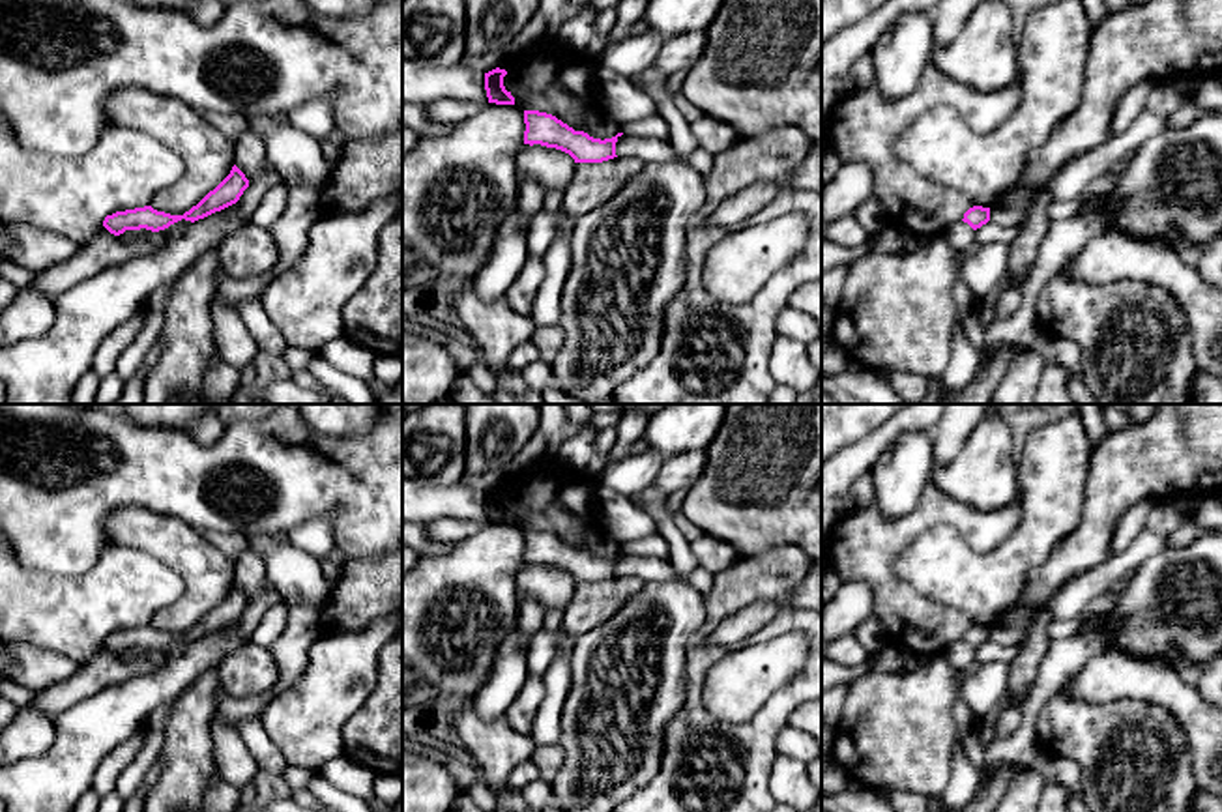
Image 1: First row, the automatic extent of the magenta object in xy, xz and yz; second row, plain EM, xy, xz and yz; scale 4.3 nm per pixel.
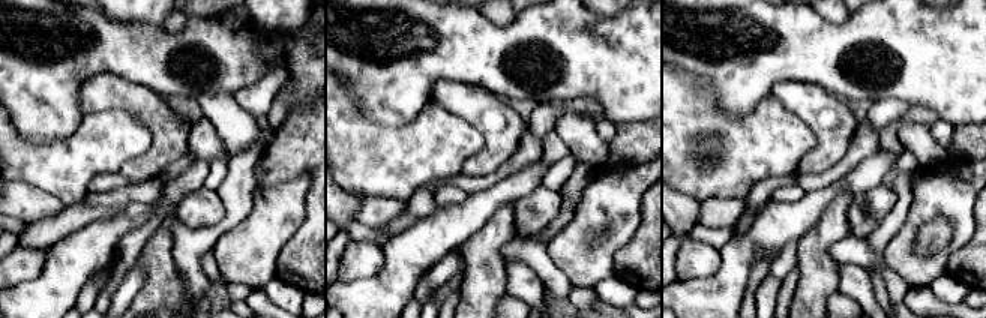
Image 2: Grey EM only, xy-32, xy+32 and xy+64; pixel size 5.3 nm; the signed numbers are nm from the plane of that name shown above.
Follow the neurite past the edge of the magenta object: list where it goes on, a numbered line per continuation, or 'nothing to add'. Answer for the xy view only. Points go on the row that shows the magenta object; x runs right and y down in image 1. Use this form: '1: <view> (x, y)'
nothing to add

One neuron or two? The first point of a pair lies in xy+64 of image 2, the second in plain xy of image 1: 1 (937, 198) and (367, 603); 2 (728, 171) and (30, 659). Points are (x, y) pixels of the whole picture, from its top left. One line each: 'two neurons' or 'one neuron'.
1: two neurons
2: two neurons

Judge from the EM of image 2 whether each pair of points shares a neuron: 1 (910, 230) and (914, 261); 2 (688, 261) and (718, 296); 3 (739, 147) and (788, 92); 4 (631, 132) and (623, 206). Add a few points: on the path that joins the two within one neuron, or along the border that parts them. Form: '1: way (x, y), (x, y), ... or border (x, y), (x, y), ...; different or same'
1: way (908, 237), (908, 254); same
2: border (719, 249), (721, 264), (710, 275), (677, 279); different
3: border (770, 92), (806, 123); different
4: border (646, 162), (605, 165); different

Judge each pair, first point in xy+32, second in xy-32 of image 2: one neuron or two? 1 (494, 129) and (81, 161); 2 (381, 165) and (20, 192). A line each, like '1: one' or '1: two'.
1: two
2: two

